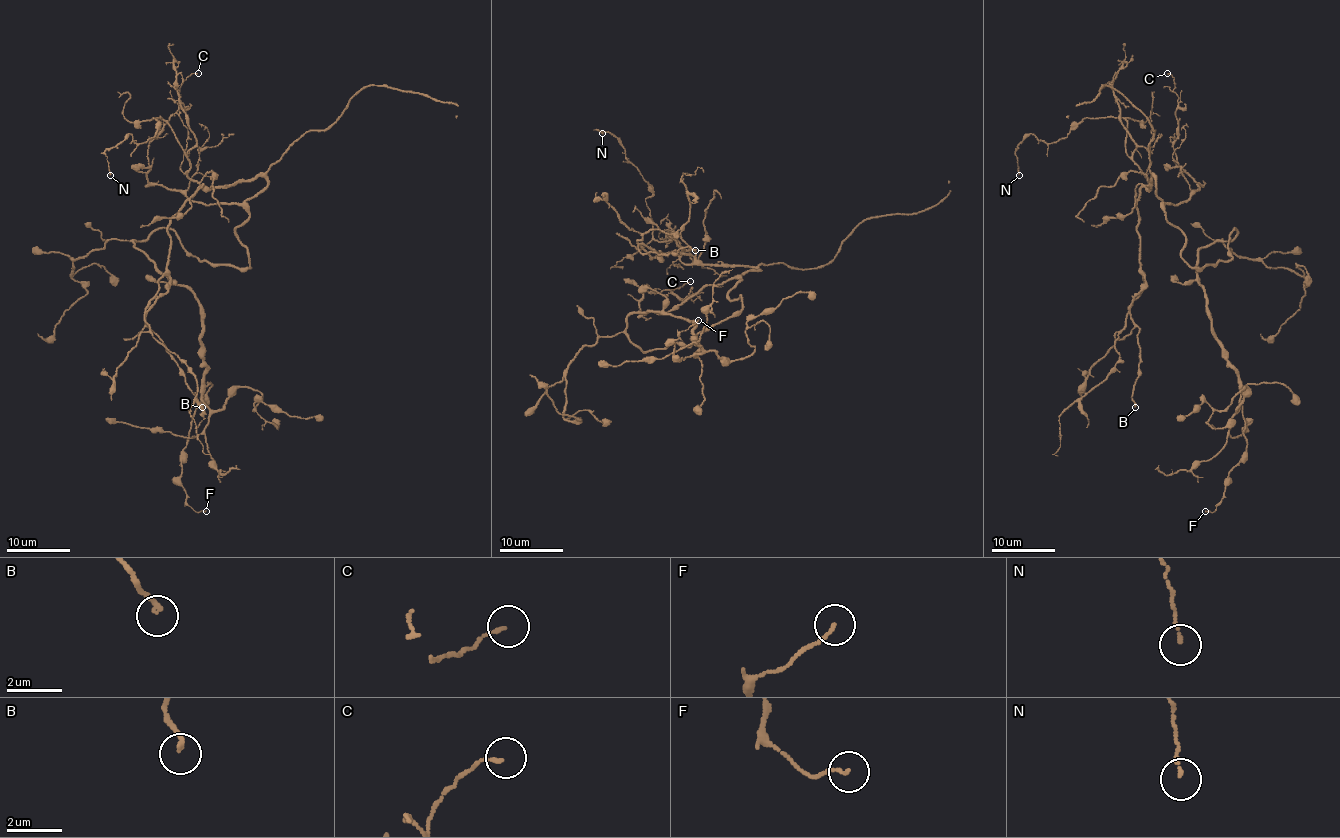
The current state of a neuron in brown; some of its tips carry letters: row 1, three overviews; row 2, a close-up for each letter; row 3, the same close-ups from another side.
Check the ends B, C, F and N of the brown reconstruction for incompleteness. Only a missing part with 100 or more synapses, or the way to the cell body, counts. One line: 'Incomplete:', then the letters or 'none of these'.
Incomplete: none of these

